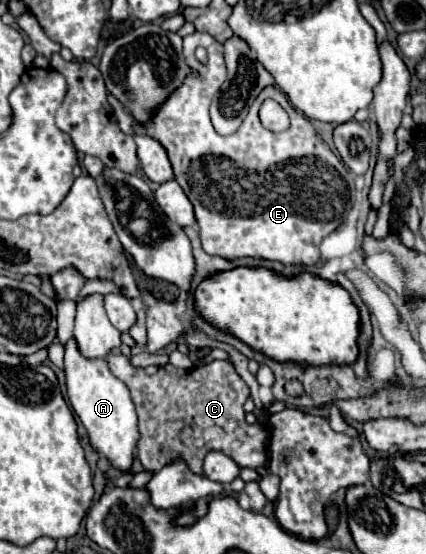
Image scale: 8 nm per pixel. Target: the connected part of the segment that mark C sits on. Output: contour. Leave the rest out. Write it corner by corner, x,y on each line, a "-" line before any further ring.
108,355
106,363
110,371
126,383
130,389
132,401
136,405
138,413
138,429
140,429
140,441
138,441
138,459
142,461
146,471
158,473
162,467
170,465
172,461
184,461
192,473
202,473
204,457
210,451
220,451
228,455
238,467
252,467
258,469
266,463
266,439
268,429
264,429
260,423
248,425
244,419
244,401
250,397
248,385
242,381
242,377
234,371
230,361
212,361
204,367
192,367
192,369
178,369
170,363
160,367
158,373
146,375
144,369
132,367
128,363
128,357
124,355

